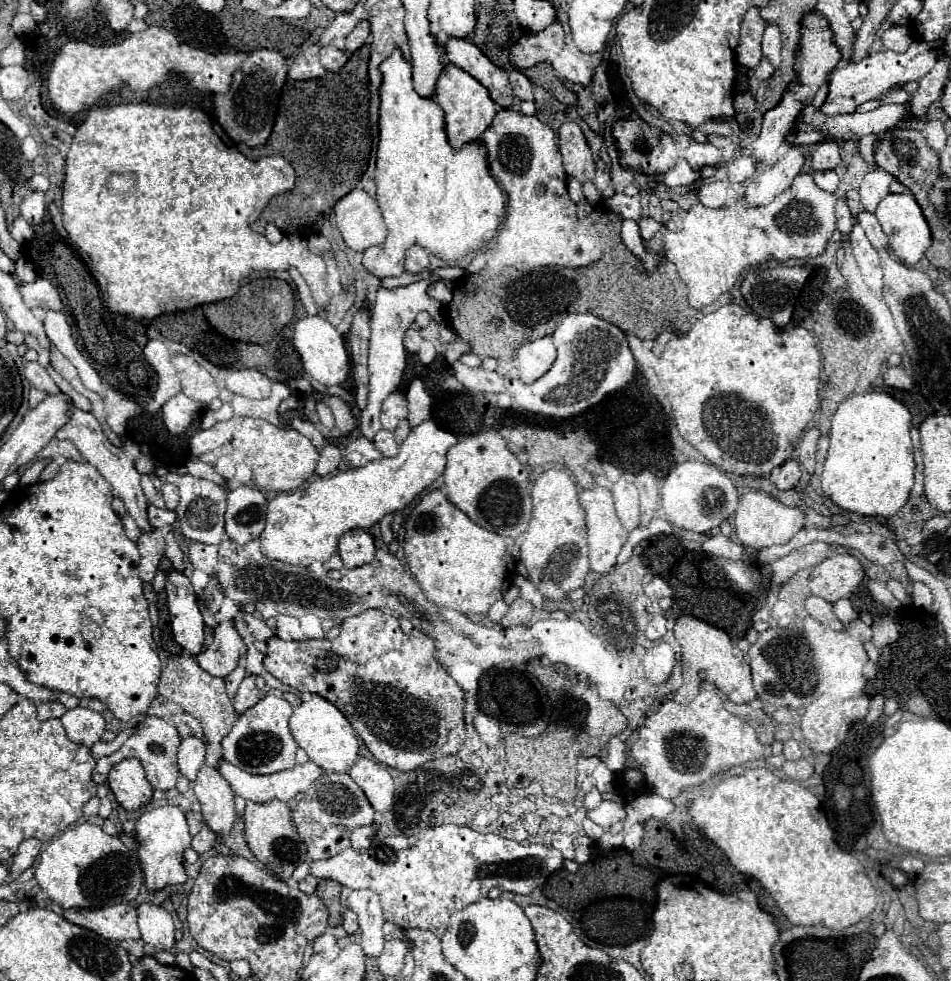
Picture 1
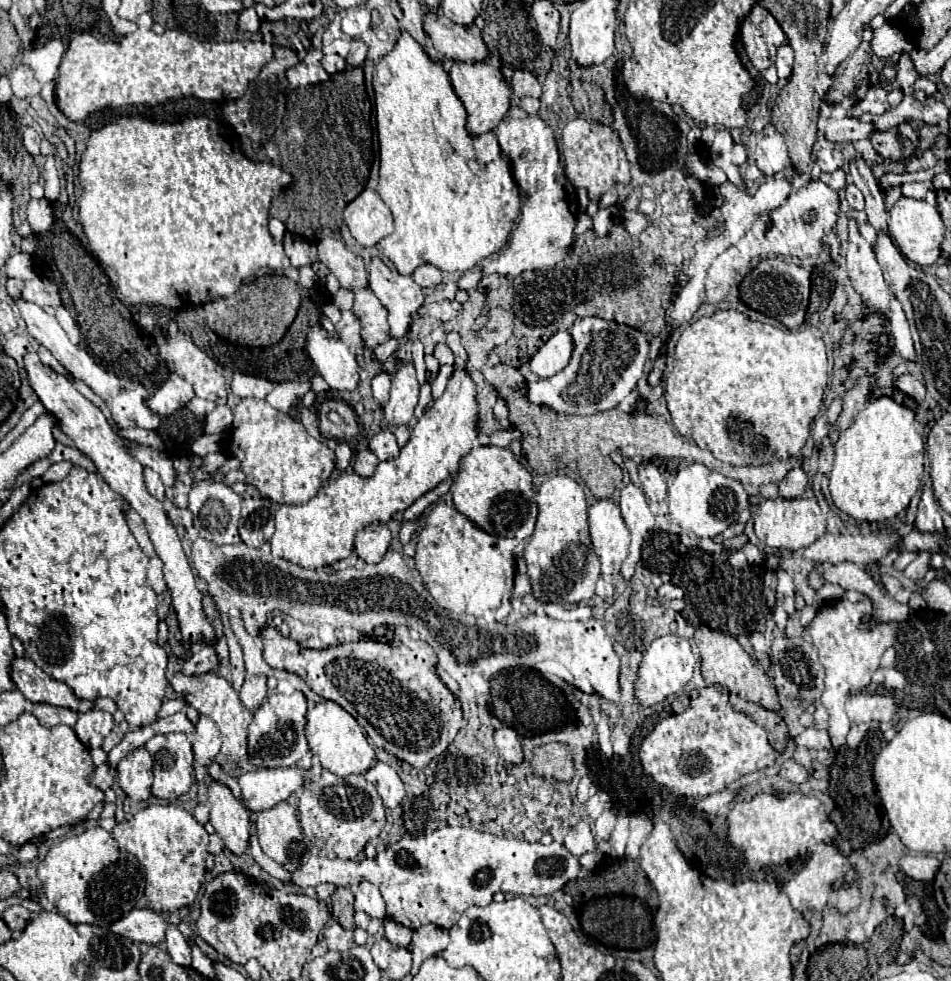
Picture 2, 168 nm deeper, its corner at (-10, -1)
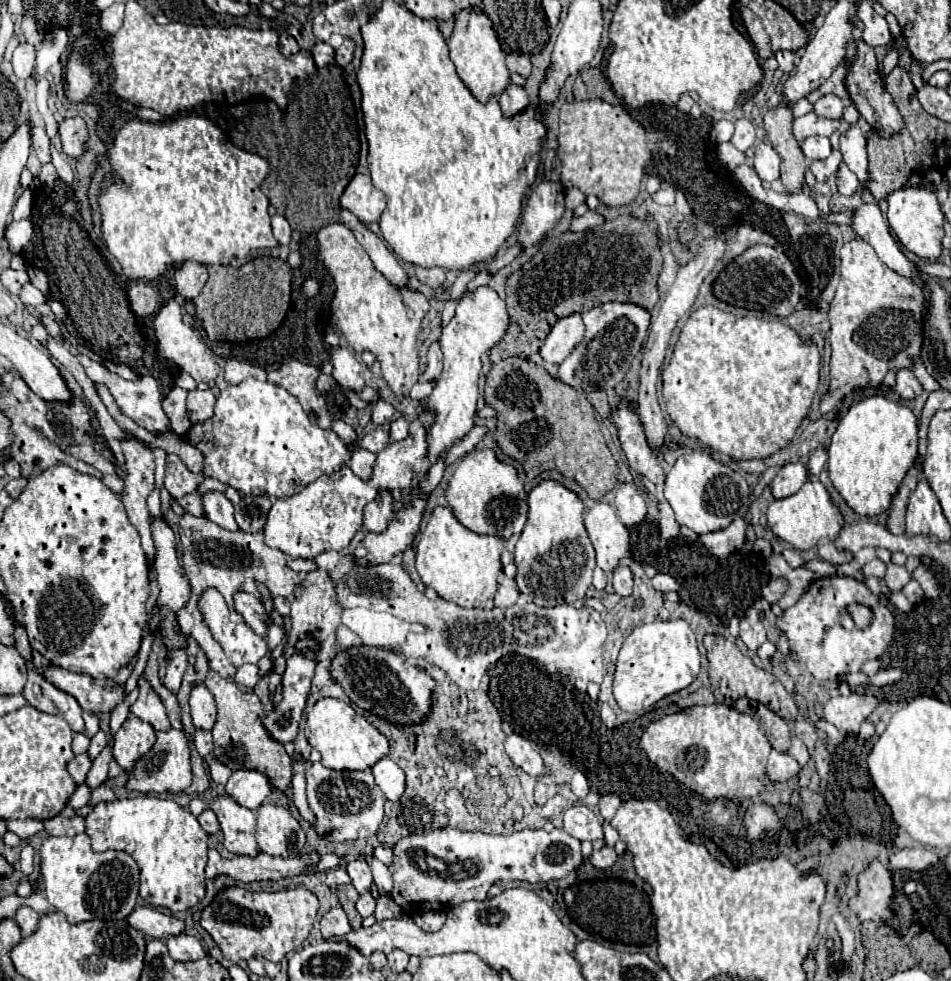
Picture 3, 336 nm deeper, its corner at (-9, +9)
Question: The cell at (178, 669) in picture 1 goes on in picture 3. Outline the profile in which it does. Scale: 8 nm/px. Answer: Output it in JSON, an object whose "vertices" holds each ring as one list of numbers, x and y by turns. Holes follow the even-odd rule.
{"vertices":[[213,670,207,672,205,686,217,702,217,722,211,732,213,732,213,742,215,742,213,754,219,758,219,762,231,770,257,768,259,772,269,776,271,784,277,790,283,790,291,782,291,758,287,756,285,748,279,742,269,738,265,726,261,724,261,714,265,712,257,694,251,690,241,690,233,680,221,678]]}

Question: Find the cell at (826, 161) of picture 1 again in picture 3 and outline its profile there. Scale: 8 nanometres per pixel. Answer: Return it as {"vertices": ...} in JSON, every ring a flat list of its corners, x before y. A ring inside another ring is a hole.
{"vertices":[[811,136,811,138,805,138,801,142,801,148,803,148,803,154,809,158,809,160,825,160,831,156,831,142,829,138,823,138,823,136]]}

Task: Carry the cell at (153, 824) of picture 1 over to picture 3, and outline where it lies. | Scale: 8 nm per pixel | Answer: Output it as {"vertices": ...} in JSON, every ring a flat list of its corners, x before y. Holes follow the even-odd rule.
{"vertices":[[139,796,117,802,101,802,87,816,85,832,93,838,93,850,125,850,129,852,141,868,141,888,139,894,151,906,163,906,171,912,181,912,195,906,205,896,205,864,207,864,207,832,199,826,197,818,181,808,175,800,159,798,159,796]]}

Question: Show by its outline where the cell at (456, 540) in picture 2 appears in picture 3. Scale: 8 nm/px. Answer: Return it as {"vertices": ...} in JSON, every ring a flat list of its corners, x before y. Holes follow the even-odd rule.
{"vertices":[[437,506,417,544,415,568,425,586,431,586,441,598,463,608,483,608,497,592,497,574,501,572,501,552,505,538,477,534,465,528,449,506]]}

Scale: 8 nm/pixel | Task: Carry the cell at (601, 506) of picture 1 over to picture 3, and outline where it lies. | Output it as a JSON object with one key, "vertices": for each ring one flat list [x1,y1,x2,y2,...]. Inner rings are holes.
{"vertices":[[595,502,585,514,585,528,597,552,597,566,605,572,615,570,629,550,629,530,617,510,607,502]]}

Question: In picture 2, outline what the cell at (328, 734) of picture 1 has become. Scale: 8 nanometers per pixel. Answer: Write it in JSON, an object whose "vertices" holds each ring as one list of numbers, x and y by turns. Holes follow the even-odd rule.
{"vertices":[[322,700,312,710,308,710,306,740,312,754,318,756,322,768,340,778,346,778,350,774,364,774,374,762,374,748,368,744,364,730,344,708,332,700]]}

